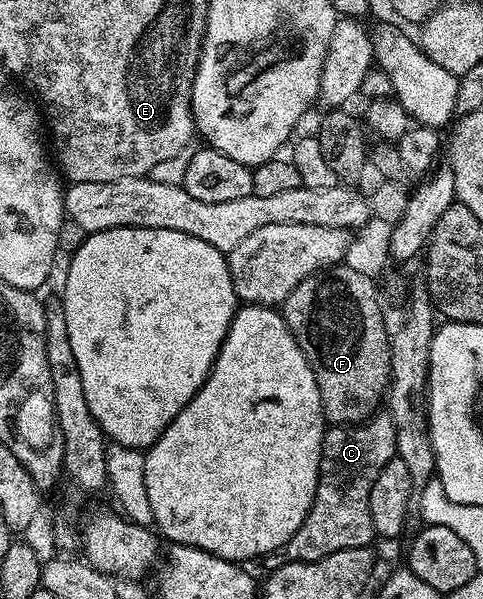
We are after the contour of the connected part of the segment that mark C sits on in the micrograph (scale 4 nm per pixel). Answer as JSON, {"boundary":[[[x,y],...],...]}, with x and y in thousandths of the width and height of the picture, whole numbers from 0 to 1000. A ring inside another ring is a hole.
{"boundary":[[[783,689],[737,710],[689,710],[665,738],[665,775],[644,850],[578,927],[592,940],[660,937],[710,917],[762,913],[776,900],[768,870],[768,810],[822,756],[818,710],[803,691]]]}

